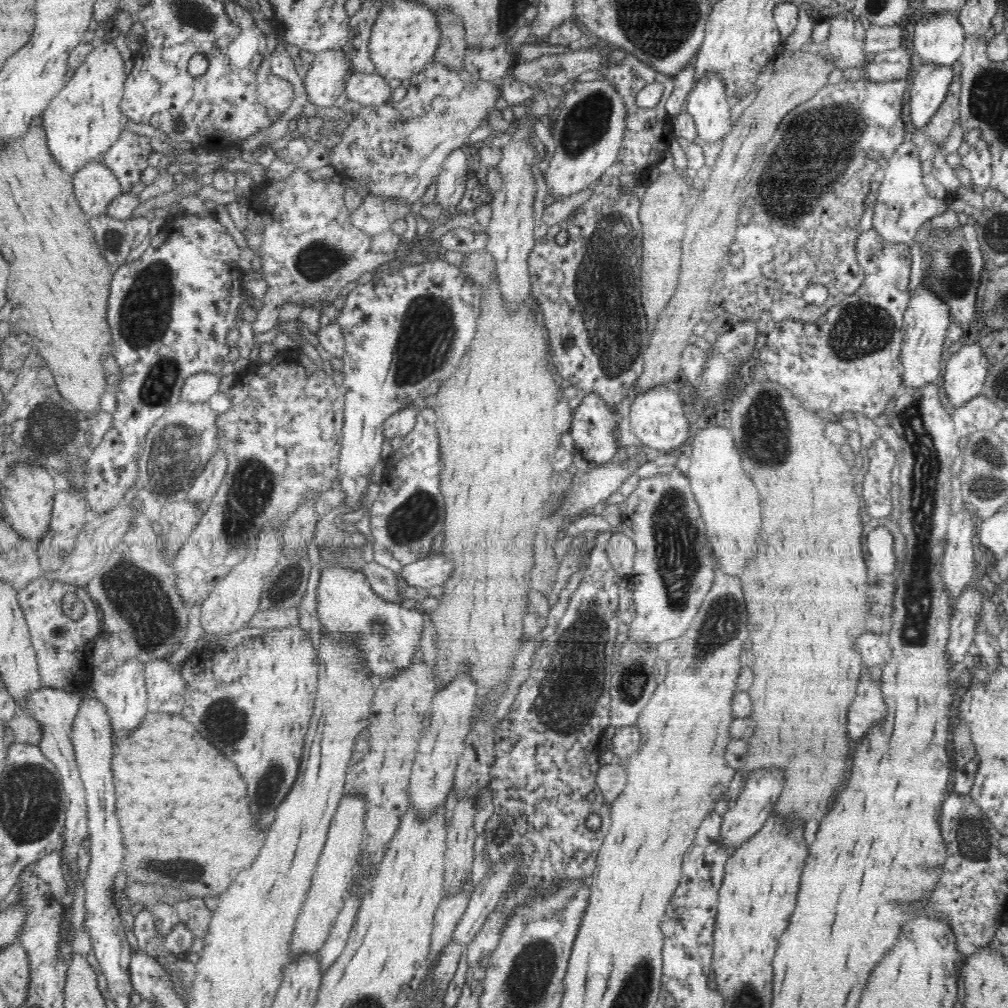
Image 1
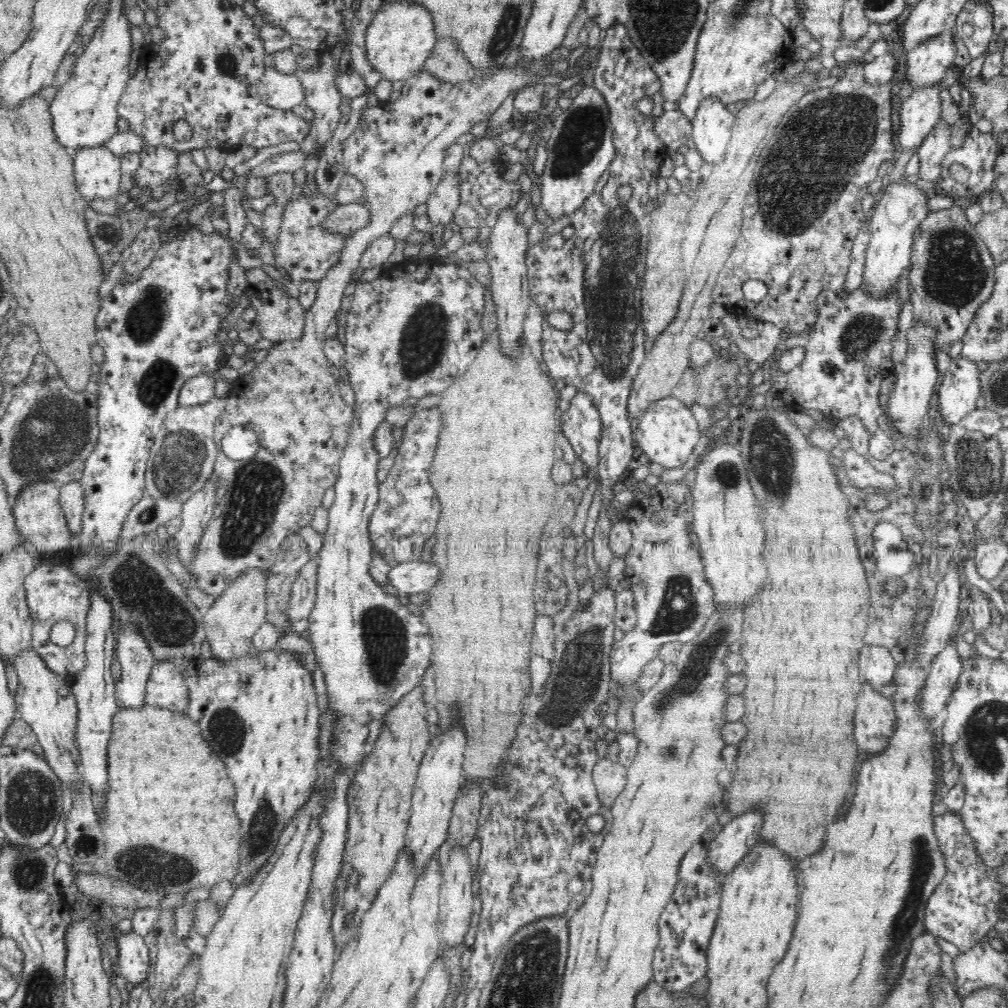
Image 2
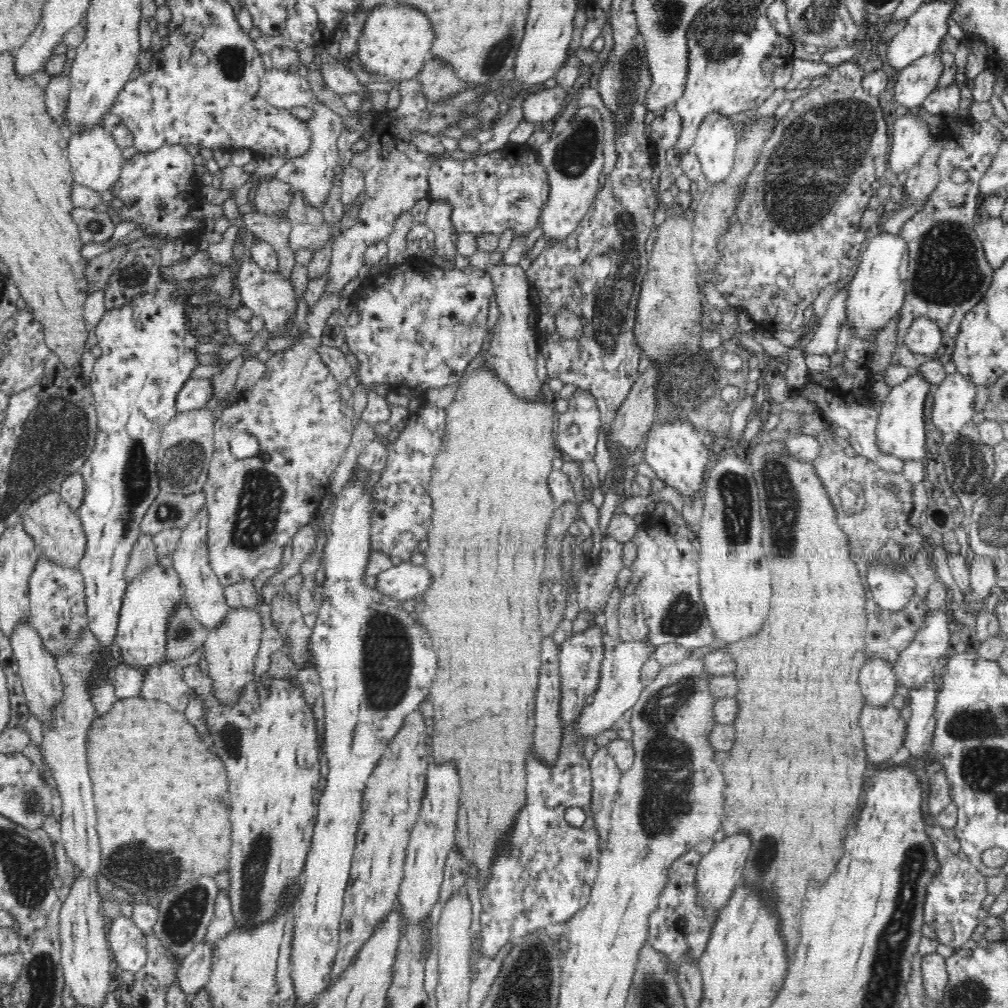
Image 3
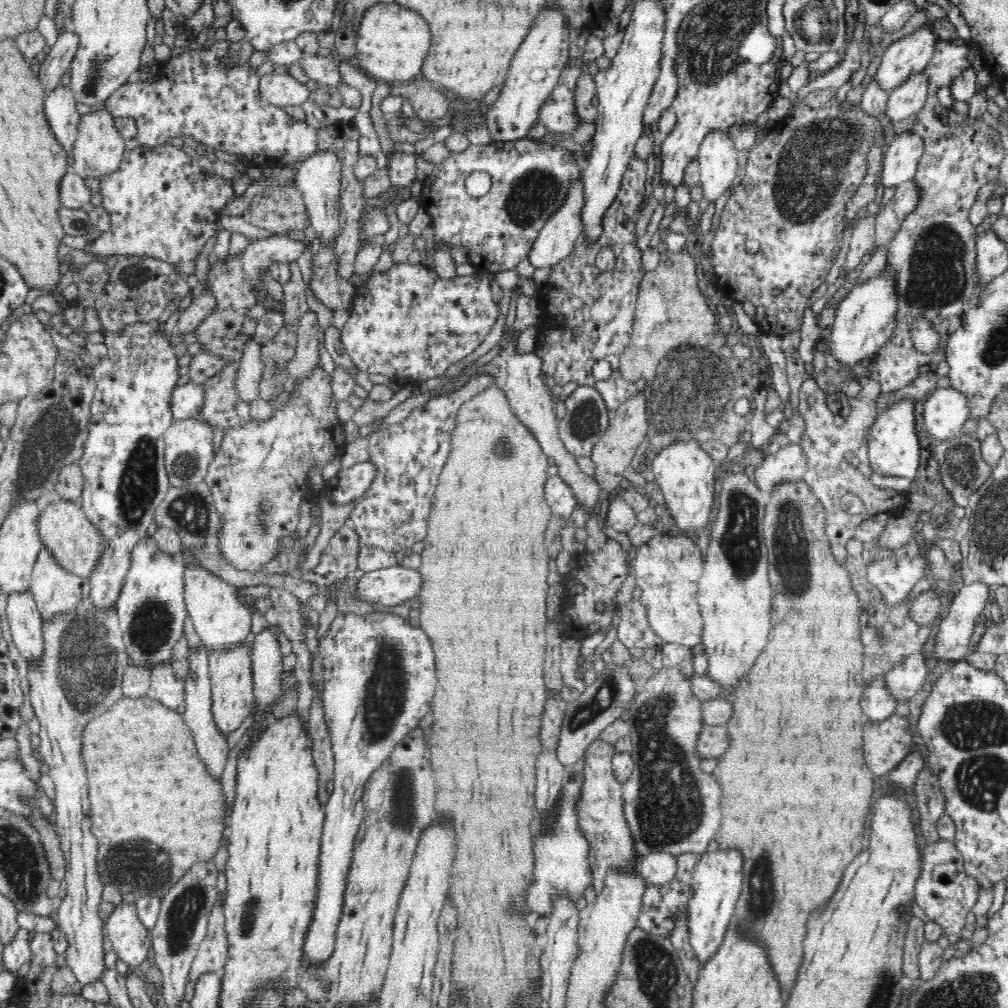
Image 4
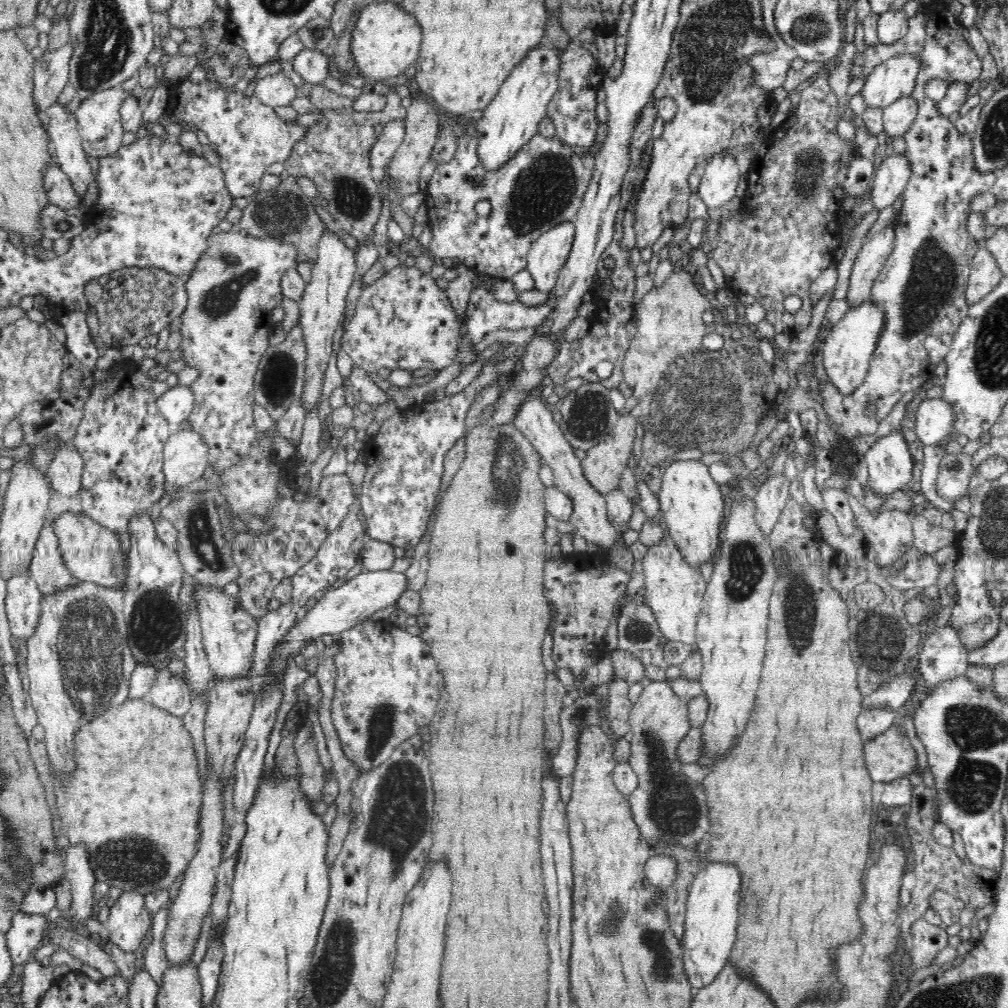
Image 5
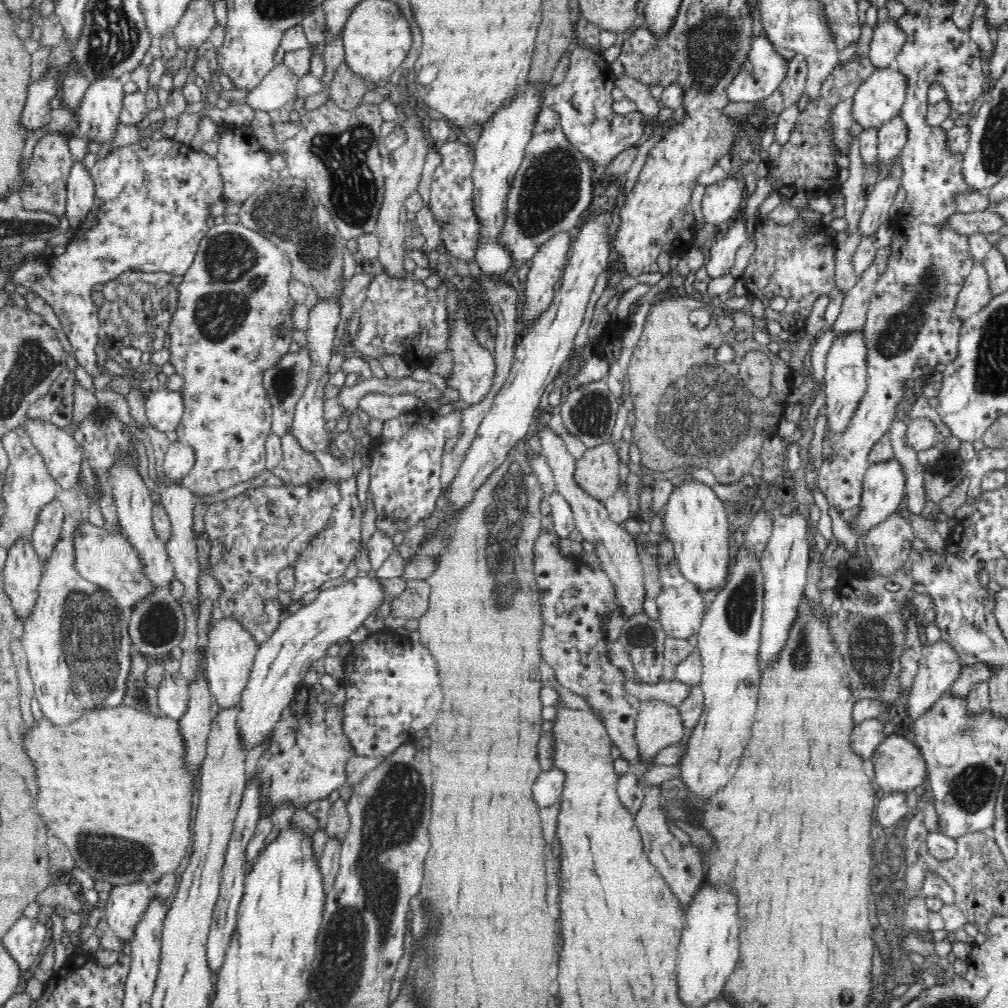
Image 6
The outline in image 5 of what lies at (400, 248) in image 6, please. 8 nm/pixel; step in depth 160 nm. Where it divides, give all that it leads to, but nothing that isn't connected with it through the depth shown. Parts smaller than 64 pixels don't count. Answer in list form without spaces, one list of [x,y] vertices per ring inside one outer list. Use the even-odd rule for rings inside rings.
[[[424,96],[413,98],[410,106],[407,107],[407,113],[403,120],[405,122],[405,136],[401,145],[396,149],[396,152],[390,158],[389,176],[397,188],[397,192],[404,195],[420,192],[418,188],[418,178],[420,169],[424,163],[430,159],[434,143],[439,138],[438,130],[438,114],[436,106],[428,98]]]

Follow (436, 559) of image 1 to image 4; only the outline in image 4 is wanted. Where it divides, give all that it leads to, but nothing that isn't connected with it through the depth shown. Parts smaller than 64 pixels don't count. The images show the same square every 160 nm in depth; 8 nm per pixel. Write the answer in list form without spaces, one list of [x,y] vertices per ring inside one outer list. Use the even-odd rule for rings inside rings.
[[[396,564],[366,572],[358,580],[356,598],[366,602],[376,602],[376,606],[398,606],[417,596],[422,588],[419,570]]]

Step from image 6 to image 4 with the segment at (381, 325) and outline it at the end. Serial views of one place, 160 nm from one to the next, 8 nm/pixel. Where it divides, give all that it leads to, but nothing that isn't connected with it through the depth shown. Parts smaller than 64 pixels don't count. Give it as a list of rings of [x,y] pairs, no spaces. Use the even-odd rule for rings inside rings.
[[[396,263],[389,270],[372,275],[352,298],[349,318],[341,329],[341,341],[355,366],[367,373],[404,378],[418,384],[446,374],[446,370],[472,354],[498,318],[498,303],[492,298],[492,275],[477,271],[453,279],[442,279],[424,265]]]

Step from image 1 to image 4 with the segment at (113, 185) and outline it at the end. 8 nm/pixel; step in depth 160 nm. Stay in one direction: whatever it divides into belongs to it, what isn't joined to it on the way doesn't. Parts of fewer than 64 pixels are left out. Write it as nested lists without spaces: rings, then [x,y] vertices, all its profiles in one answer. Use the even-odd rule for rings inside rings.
[[[105,102],[102,104],[104,107],[94,112],[82,115],[78,125],[78,136],[74,141],[72,147],[72,164],[71,172],[76,173],[78,176],[85,178],[98,178],[107,174],[112,174],[122,162],[124,158],[124,139],[120,133],[115,129],[115,117],[112,116],[105,109]]]

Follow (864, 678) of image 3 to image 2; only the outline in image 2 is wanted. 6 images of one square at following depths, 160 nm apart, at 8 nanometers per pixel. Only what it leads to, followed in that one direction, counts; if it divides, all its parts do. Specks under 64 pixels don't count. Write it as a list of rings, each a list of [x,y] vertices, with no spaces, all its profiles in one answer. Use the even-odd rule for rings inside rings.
[[[880,645],[864,646],[860,650],[862,676],[880,692],[882,686],[890,684],[895,676],[896,662],[890,649]]]

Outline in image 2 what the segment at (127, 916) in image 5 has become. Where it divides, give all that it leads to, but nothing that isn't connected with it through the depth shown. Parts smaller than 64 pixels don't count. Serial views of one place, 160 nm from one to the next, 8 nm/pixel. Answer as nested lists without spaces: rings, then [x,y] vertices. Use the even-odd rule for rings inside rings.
[[[116,929],[116,941],[120,976],[134,985],[144,982],[148,978],[151,964],[144,939],[133,931],[124,935]]]

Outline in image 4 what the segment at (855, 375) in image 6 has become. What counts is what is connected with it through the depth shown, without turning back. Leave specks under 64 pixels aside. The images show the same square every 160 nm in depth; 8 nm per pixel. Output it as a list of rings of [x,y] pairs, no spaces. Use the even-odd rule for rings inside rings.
[[[884,267],[875,278],[870,278],[861,285],[854,284],[844,291],[835,310],[830,334],[830,353],[844,368],[852,368],[864,358],[873,359],[880,347],[892,336],[897,312],[896,283],[890,269]]]

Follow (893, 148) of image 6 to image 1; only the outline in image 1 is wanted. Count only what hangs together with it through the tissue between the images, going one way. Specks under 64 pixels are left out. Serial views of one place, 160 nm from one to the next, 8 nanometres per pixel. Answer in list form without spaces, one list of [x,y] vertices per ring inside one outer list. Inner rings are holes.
[[[940,12],[932,16],[918,17],[913,36],[914,58],[917,63],[932,63],[934,65],[951,66],[959,60],[965,38],[964,27],[958,22],[960,12]]]

